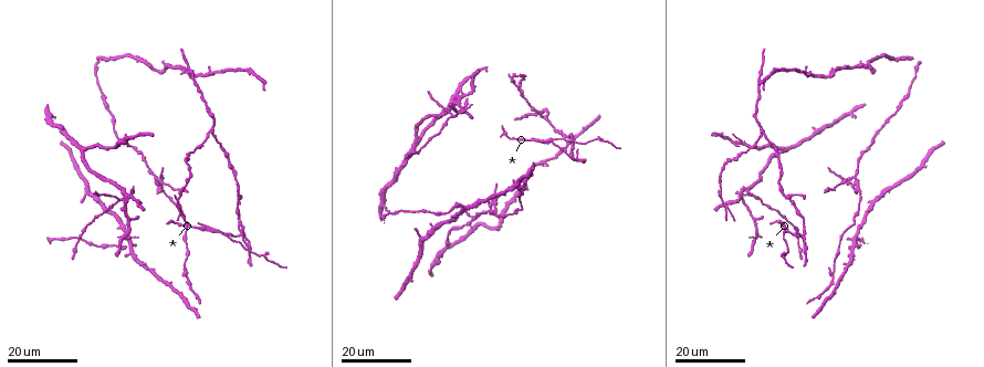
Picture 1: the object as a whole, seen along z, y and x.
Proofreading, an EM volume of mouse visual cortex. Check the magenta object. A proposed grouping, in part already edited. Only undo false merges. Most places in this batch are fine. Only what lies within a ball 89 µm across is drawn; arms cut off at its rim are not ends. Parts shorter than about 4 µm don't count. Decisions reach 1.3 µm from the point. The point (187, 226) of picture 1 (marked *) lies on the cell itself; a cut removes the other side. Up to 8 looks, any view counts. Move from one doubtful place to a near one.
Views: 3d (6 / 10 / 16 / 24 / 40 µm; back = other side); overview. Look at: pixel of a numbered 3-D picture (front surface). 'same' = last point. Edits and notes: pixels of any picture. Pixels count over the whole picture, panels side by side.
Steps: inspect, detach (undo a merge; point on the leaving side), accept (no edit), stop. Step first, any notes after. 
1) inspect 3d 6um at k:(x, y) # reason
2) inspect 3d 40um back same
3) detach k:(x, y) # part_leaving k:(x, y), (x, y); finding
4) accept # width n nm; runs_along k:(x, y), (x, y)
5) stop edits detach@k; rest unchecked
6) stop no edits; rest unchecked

inspect 3d 16um at 1:(786, 232) # thin arm on a thick one

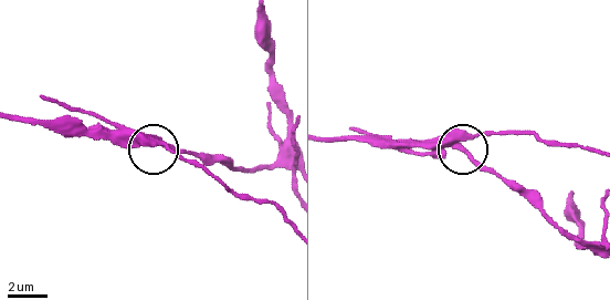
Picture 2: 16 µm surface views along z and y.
inspect 3d 10um at 2:(462, 148)

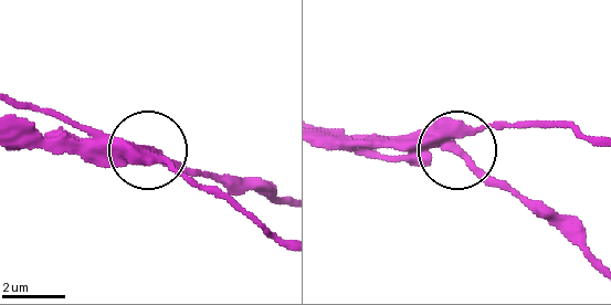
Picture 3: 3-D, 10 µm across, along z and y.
detach 3:(477, 129) # side_arm 26 um; part_leaving 3:(439, 139), (499, 124), (562, 124), (587, 137); two cells meet here

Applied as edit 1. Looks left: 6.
inspect overview # redraw

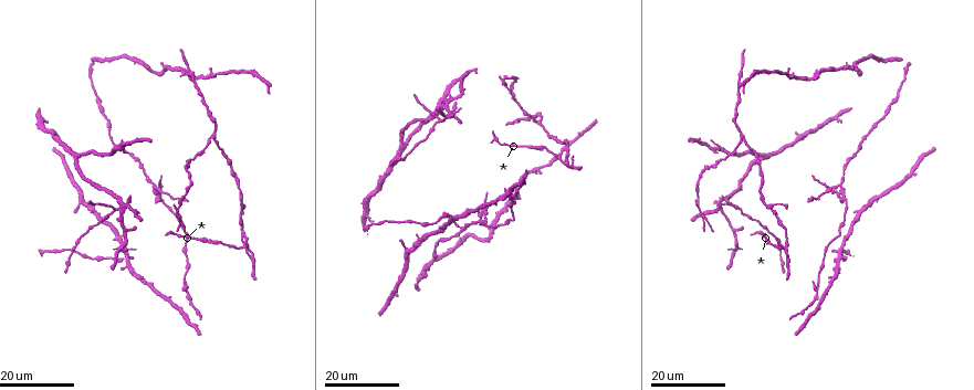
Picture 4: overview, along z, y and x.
inspect 3d 16um at 4:(249, 249) # four-way junction

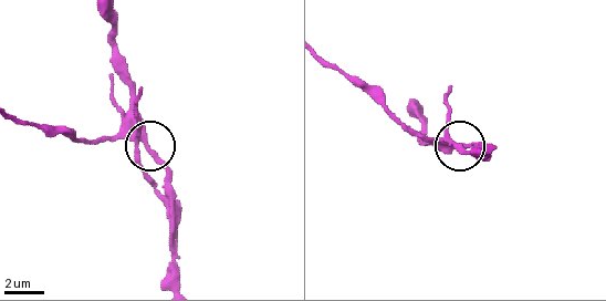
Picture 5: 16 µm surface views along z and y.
inspect 3d 10um at 5:(145, 138)

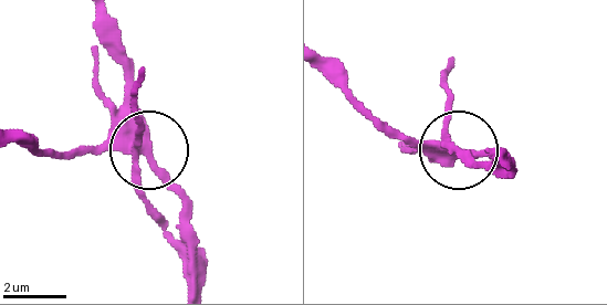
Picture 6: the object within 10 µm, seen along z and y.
accept # width 310 nm; runs_along 6:(14, 130), (46, 151), (147, 154), (176, 191), (181, 237); one cell here

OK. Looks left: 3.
inspect 3d 16um at 4:(827, 189) # arms run side by side

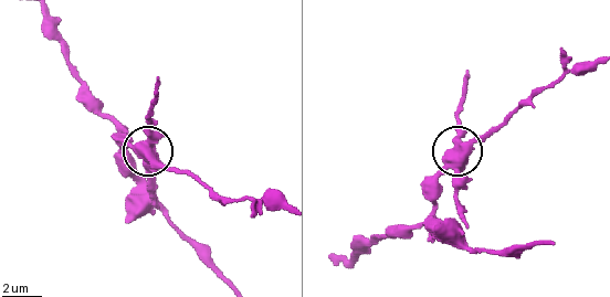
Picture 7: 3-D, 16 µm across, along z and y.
inspect 3d 10um at 7:(144, 144)

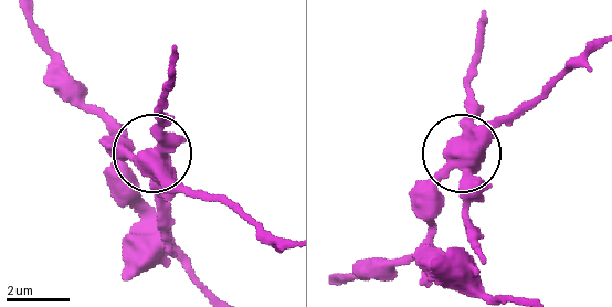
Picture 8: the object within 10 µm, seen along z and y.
detach 8:(158, 133) # arms 4; two cells meet here

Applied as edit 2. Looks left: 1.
stop edits detach@3, detach@8; rest unchecked

